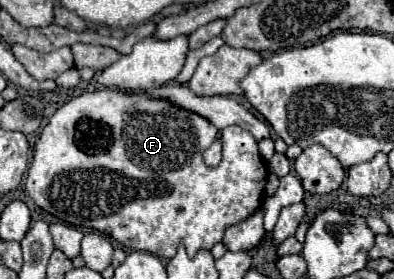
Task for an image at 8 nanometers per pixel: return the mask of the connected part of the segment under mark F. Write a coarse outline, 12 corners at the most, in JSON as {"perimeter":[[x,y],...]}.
{"perimeter":[[118,89],[64,103],[32,201],[172,259],[264,201],[254,135]]}

